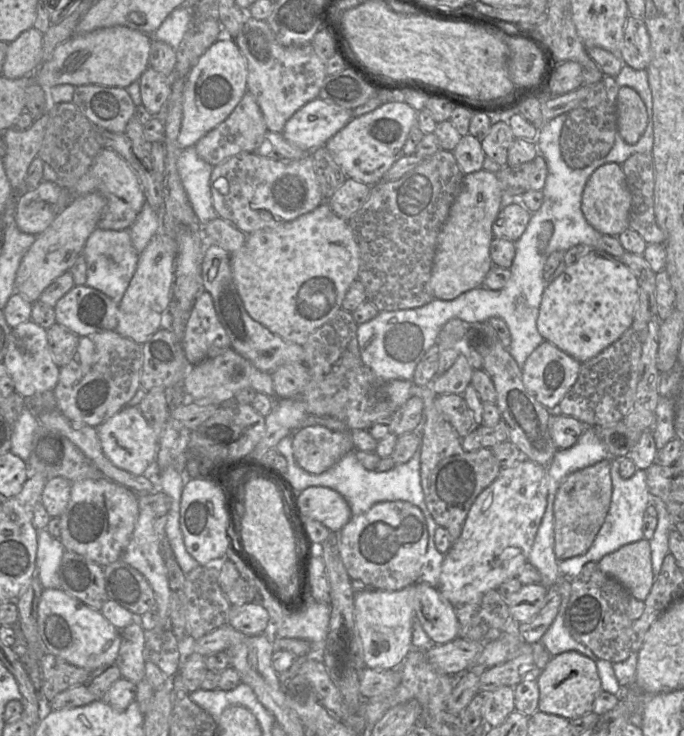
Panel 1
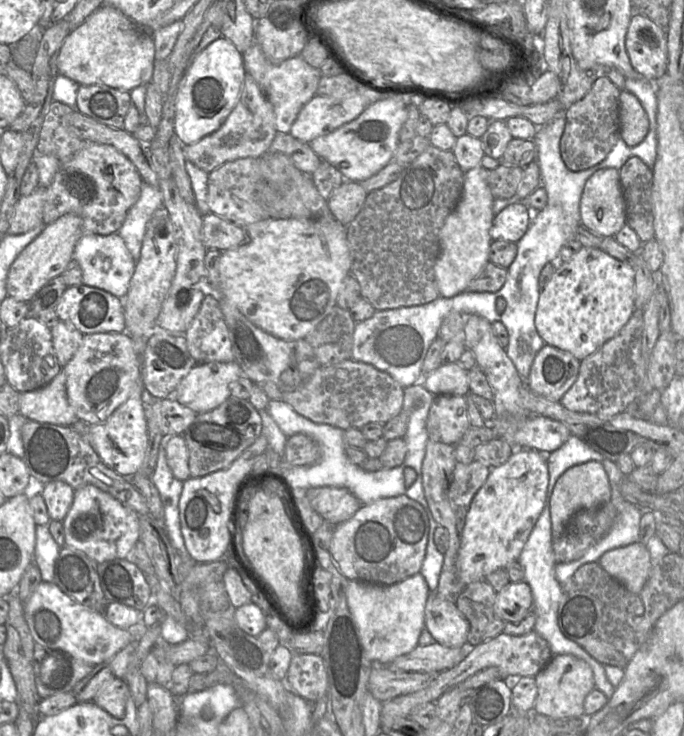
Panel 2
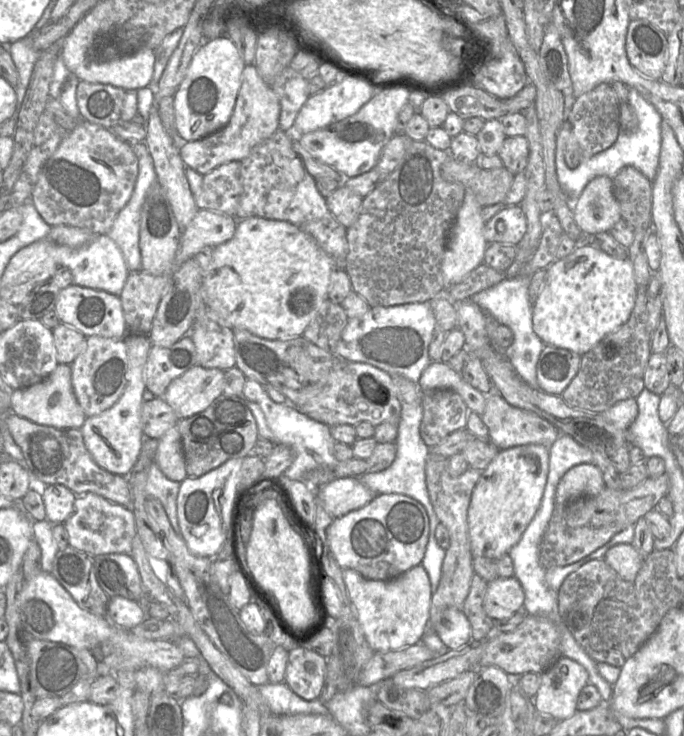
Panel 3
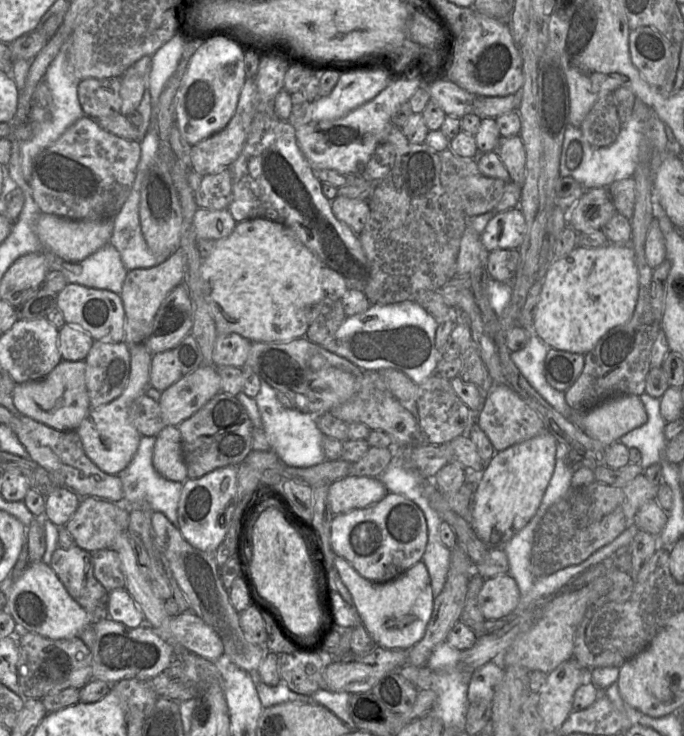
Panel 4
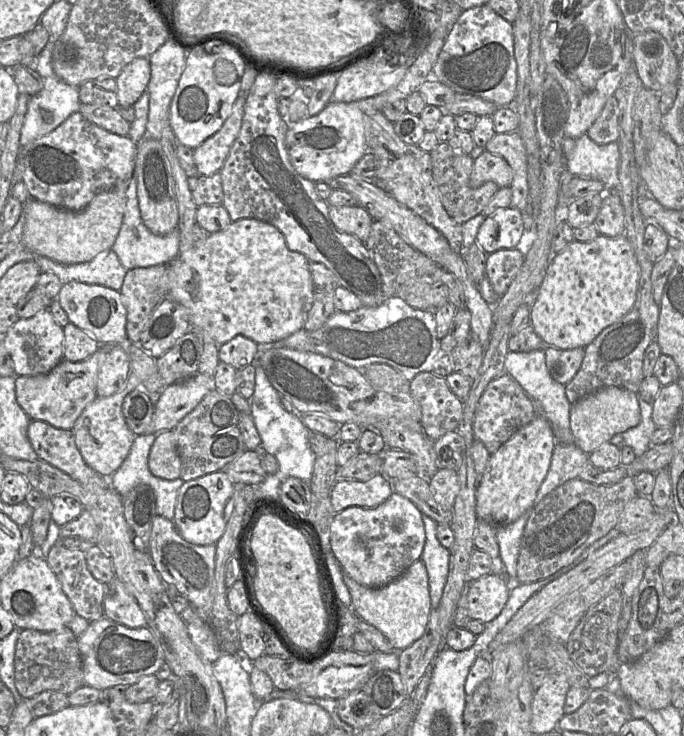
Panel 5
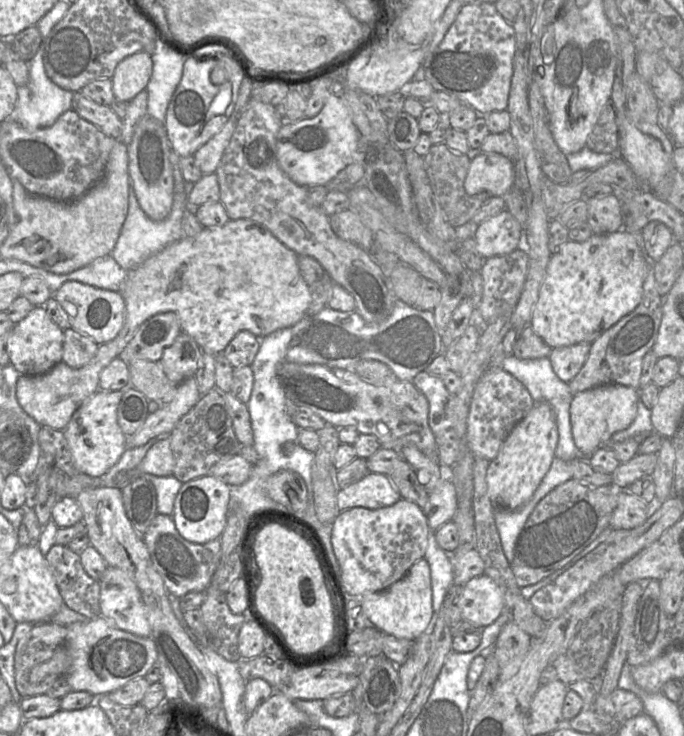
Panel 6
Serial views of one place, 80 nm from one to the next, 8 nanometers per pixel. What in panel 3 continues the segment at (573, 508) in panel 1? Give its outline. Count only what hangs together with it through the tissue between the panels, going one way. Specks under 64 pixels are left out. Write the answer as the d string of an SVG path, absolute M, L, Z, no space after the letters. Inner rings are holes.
M594 464L572 467L561 478L555 493L555 507L586 496L595 496L605 488L602 473Z

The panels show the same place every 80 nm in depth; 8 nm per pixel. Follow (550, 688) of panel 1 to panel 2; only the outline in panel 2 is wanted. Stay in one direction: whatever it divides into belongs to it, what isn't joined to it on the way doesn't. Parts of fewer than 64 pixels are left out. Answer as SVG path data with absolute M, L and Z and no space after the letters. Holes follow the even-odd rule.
M560 654L551 658L548 664L535 676L538 689L533 712L548 718L577 718L584 716L586 696L596 687L590 665L574 655Z

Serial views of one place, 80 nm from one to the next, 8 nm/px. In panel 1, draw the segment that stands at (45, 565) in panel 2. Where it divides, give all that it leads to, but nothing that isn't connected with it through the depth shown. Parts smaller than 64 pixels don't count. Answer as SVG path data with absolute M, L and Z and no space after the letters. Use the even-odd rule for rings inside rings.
M47 529L38 531L36 567L44 589L60 588L58 569L65 551L60 539L52 537Z

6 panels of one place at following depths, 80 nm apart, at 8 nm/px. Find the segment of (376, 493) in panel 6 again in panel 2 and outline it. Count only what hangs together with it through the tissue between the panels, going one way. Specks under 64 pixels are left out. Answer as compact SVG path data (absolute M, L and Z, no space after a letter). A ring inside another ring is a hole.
M312 487L306 490L306 497L313 508L325 521L340 524L352 517L362 503L343 487Z

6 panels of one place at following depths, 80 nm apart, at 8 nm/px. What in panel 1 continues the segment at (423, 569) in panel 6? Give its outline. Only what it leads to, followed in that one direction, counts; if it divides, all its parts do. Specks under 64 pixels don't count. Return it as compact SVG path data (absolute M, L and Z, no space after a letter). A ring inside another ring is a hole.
M410 584L398 591L371 588L355 590L355 626L367 667L382 670L397 669L407 657L412 649L415 595L415 584Z

